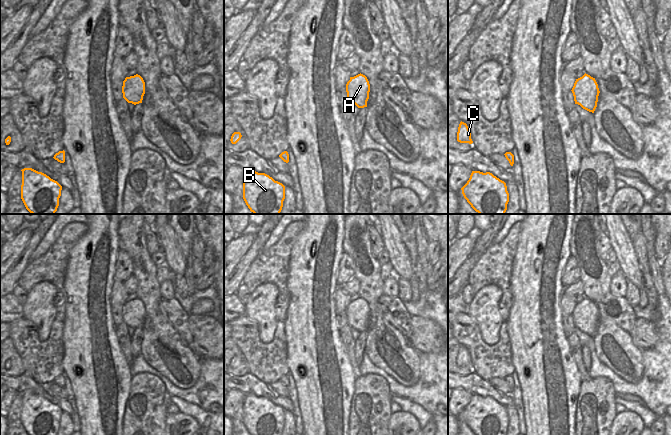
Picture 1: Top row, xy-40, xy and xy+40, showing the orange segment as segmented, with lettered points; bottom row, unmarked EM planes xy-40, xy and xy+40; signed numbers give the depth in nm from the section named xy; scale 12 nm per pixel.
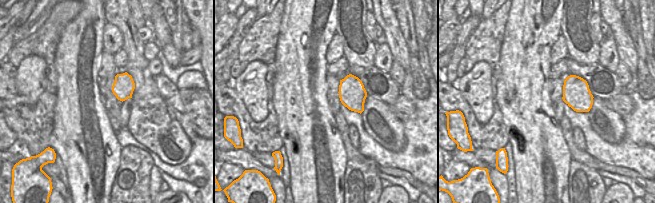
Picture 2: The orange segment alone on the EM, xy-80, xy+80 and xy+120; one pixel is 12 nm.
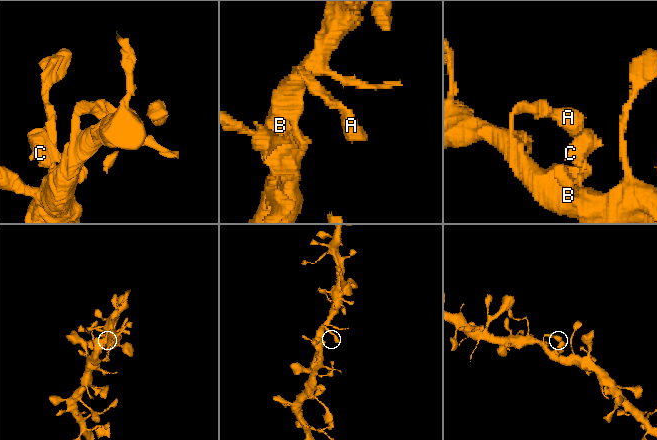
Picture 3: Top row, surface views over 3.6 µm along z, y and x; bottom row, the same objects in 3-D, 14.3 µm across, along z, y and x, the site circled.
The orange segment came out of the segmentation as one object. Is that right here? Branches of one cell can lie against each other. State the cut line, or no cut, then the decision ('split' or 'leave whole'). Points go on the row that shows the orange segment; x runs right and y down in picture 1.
cut none; leave whole

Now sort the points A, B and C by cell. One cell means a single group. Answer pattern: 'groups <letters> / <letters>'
groups A B C

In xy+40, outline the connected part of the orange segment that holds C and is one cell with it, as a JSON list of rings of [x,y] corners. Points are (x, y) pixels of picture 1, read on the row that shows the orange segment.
[[[460,122],[457,132],[457,141],[472,144],[471,133],[466,123]]]

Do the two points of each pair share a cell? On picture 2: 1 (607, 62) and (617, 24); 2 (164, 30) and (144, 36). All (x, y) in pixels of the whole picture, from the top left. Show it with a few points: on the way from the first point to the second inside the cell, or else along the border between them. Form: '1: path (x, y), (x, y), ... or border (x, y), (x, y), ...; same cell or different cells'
1: border (611, 34), (615, 42), (619, 61); different cells
2: border (151, 27), (154, 35); different cells

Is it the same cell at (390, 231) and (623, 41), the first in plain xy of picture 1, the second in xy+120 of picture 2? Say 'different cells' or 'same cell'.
same cell

